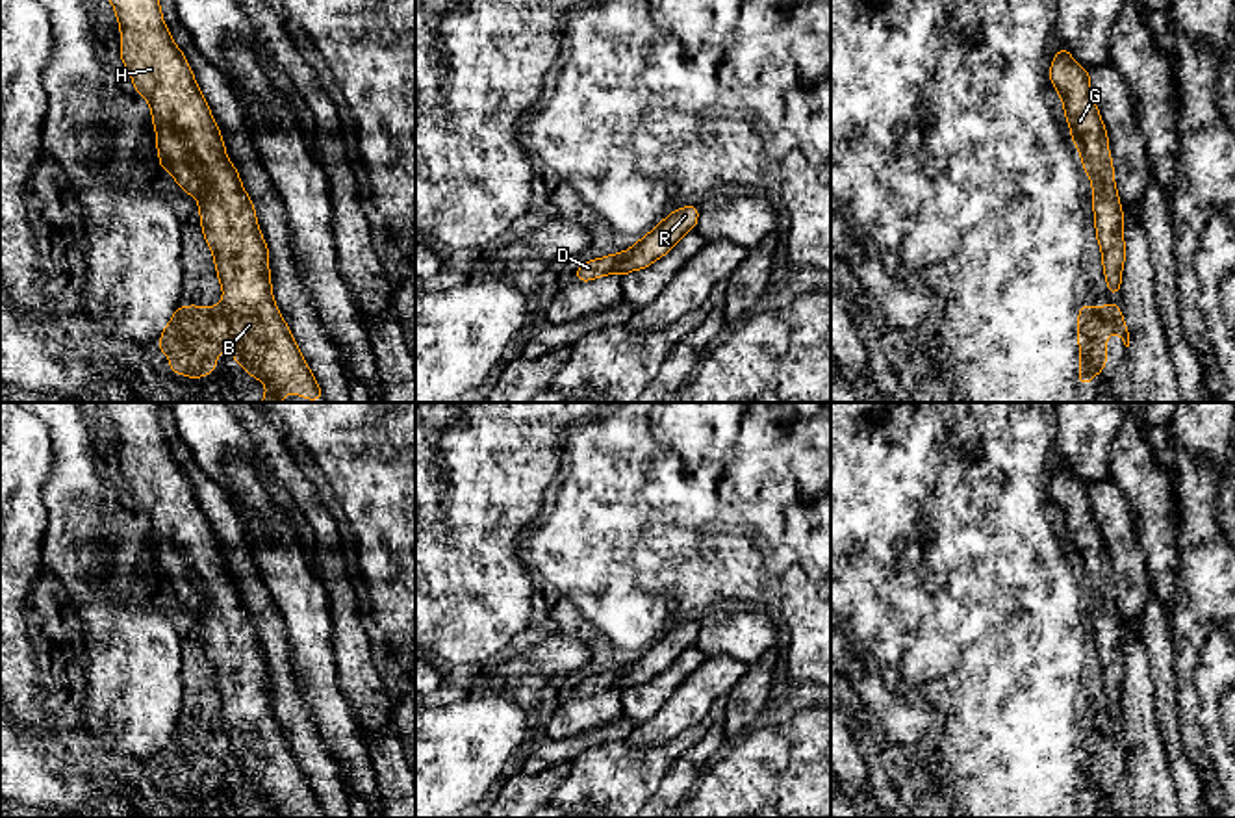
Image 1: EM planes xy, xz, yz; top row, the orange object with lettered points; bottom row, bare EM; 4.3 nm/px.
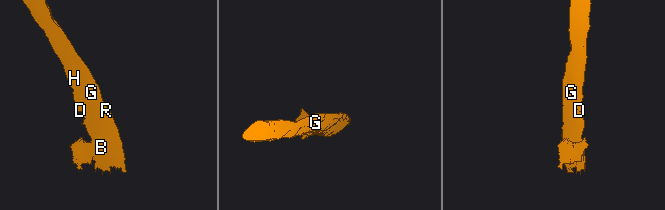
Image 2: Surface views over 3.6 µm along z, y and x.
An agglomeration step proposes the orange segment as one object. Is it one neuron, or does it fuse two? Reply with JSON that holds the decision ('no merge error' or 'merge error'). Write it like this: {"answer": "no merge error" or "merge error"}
{"answer": "no merge error"}

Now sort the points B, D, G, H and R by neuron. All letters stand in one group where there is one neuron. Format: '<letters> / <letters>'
B D G H R

